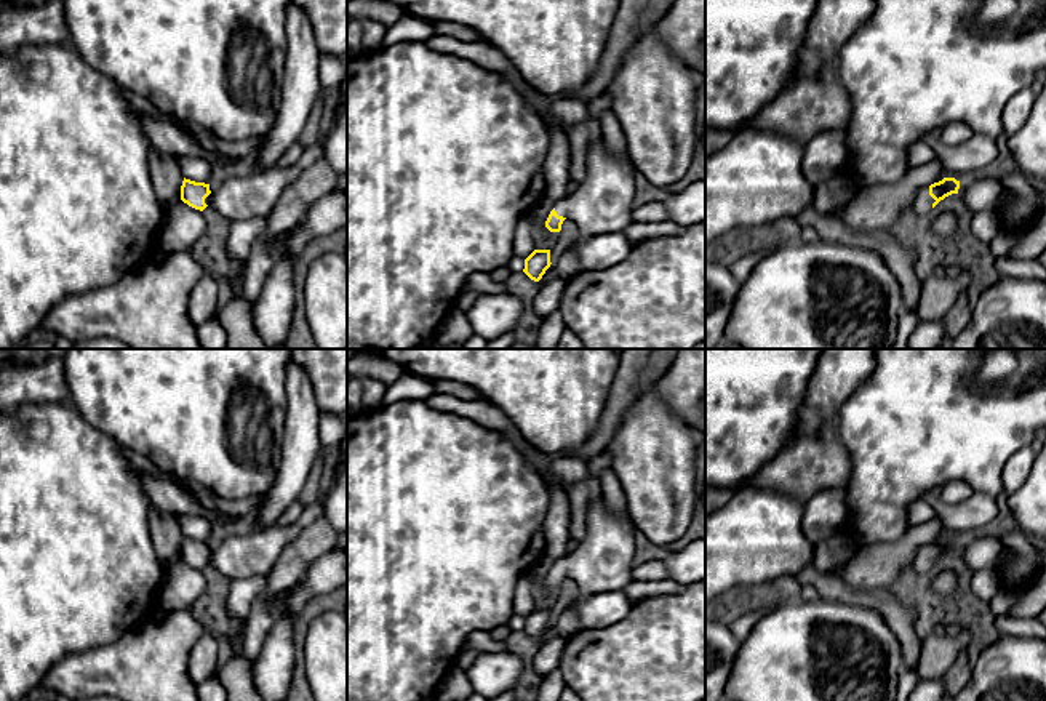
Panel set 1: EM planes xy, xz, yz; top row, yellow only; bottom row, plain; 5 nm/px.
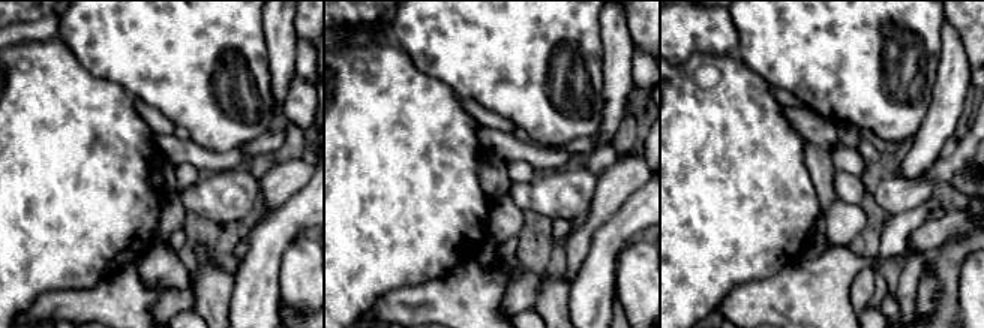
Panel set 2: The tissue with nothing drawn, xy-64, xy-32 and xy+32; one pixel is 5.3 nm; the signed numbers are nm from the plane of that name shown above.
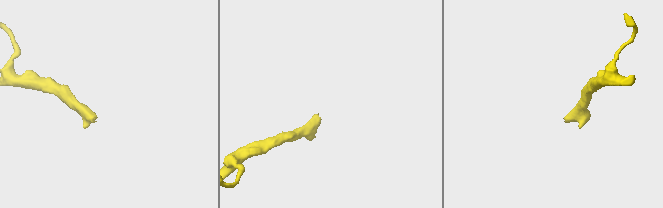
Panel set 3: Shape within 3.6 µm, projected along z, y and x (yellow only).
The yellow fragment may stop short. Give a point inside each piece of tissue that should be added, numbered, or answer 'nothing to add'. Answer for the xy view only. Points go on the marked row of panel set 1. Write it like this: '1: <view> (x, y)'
1: xy (239, 196)

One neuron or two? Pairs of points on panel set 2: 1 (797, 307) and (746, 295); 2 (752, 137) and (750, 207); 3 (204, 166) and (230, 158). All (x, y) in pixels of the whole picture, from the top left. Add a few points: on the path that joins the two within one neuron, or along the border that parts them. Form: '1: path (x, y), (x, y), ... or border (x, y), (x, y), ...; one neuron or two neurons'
1: path (785, 301), (758, 301); one neuron
2: path (750, 155), (750, 189); one neuron
3: path (210, 162), (224, 161); one neuron

